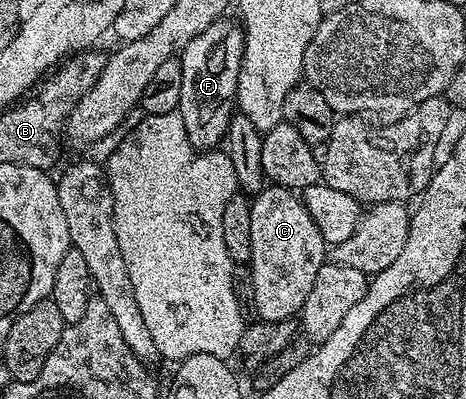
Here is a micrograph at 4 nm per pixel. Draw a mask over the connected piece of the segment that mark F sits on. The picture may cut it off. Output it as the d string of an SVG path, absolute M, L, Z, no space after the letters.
M219 18L185 44L180 52L182 85L176 111L184 118L191 144L210 150L223 143L238 99L244 32L237 23Z

